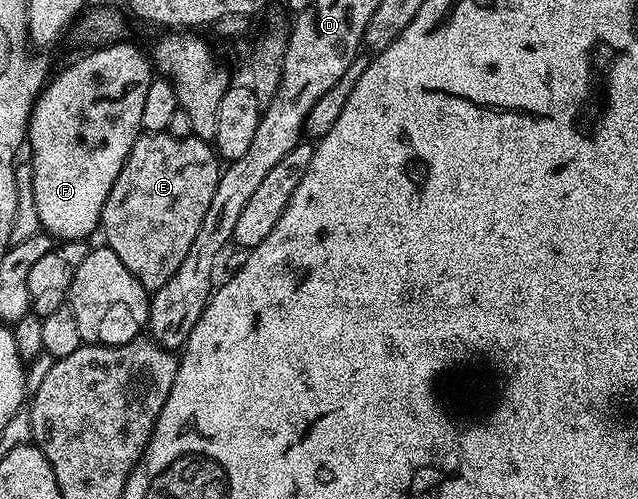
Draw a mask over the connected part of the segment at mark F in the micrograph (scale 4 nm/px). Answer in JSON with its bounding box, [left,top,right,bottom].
[27,43,153,242]

